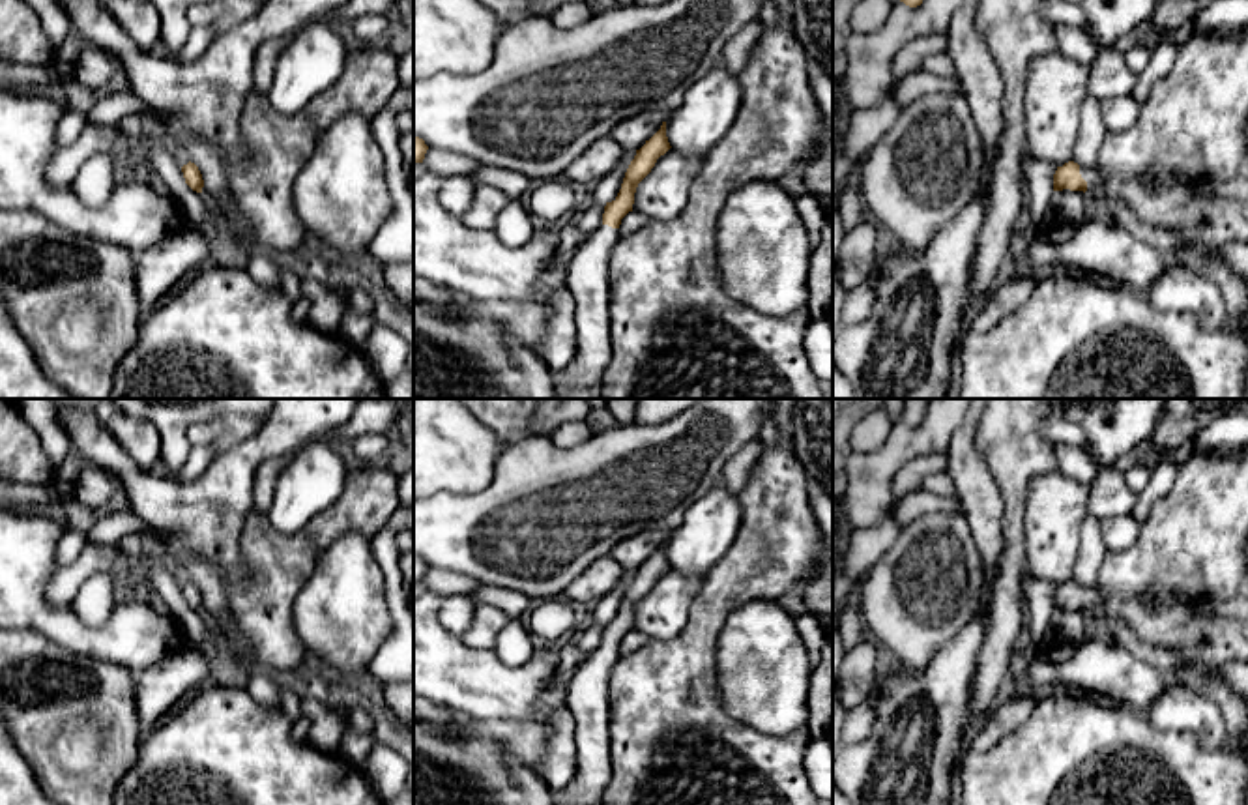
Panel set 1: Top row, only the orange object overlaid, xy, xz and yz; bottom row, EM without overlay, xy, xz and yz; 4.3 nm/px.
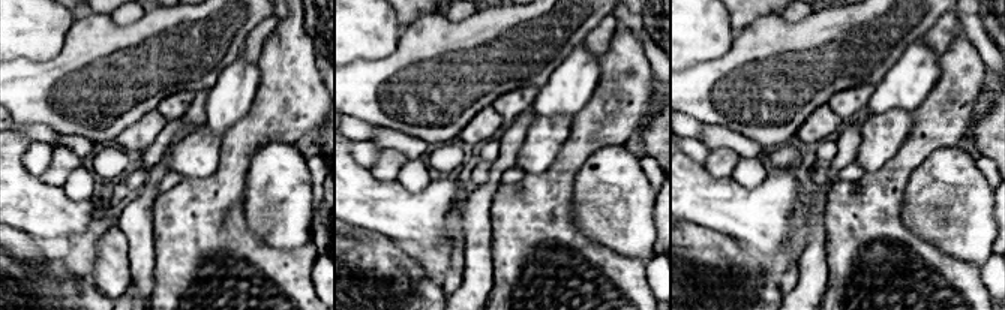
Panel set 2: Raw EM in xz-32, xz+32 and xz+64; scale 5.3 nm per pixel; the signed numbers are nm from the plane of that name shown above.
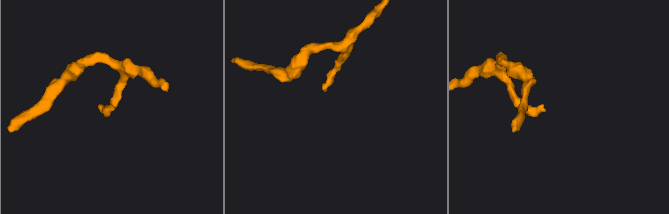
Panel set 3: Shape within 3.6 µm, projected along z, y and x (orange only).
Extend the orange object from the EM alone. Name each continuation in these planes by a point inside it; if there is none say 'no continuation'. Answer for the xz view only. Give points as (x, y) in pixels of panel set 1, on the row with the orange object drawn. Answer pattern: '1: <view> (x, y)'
1: xz (588, 270)

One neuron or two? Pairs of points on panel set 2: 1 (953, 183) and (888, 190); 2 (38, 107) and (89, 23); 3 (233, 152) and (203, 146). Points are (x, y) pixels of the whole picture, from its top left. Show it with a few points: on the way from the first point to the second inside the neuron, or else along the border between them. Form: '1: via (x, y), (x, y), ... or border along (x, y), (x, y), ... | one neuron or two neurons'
1: border along (924, 159), (906, 186), (902, 210), (905, 225) | two neurons
2: via (57, 86), (89, 54), (89, 44) | one neuron
3: border along (224, 137), (219, 165), (201, 178) | two neurons

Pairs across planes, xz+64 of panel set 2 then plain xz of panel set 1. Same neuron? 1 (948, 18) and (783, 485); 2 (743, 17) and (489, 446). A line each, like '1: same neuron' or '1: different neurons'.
1: different neurons
2: different neurons

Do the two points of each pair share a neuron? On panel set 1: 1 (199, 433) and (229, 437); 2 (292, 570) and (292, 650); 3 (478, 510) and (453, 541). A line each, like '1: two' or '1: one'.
1: one
2: one
3: one

